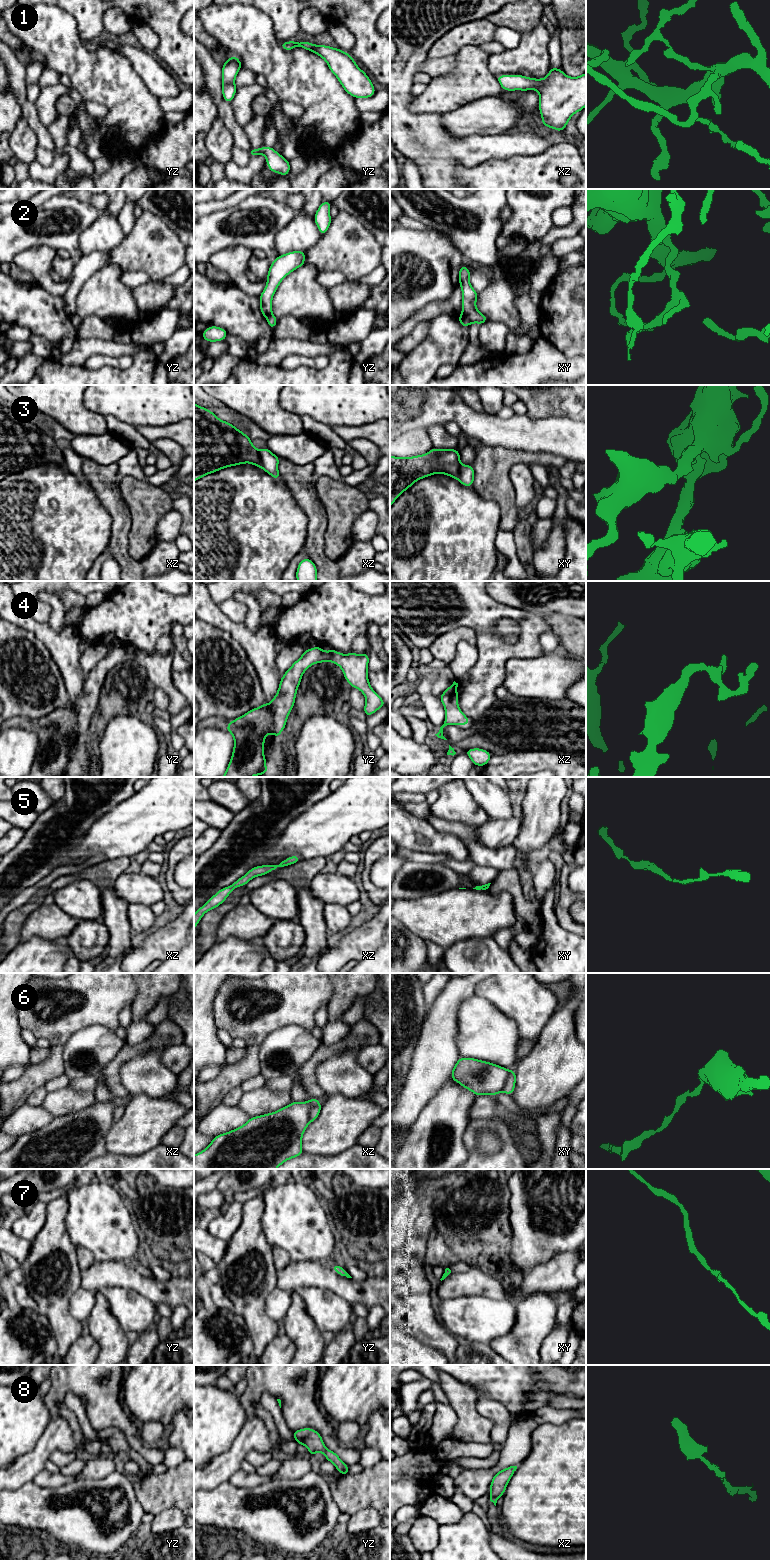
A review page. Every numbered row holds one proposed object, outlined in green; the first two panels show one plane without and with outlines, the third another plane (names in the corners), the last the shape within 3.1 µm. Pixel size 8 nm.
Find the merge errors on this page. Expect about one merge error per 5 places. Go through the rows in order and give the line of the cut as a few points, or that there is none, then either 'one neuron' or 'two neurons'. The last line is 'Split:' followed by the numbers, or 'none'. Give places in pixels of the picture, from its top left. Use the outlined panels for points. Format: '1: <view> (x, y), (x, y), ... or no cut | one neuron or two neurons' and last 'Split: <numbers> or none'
1: no cut | one neuron
2: xy (462, 312), (471, 322) | two neurons
3: xz (258, 450), (262, 467) | two neurons
4: no cut | one neuron
5: no cut | one neuron
6: xz (320, 1105), (314, 1105), (311, 1108), (309, 1121) | two neurons
7: no cut | one neuron
8: no cut | one neuron
Split: 2, 3, 6

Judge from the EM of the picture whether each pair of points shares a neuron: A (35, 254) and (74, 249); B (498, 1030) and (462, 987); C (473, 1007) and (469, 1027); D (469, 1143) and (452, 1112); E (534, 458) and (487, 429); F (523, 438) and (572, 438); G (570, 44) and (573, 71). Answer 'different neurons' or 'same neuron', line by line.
A: different neurons
B: different neurons
C: same neuron
D: different neurons
E: different neurons
F: same neuron
G: same neuron

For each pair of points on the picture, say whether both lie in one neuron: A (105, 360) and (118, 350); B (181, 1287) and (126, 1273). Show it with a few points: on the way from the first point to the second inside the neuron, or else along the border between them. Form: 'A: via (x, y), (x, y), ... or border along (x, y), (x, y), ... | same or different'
A: border along (132, 355), (108, 356), (92, 354), (88, 358) | different
B: via (167, 1287), (146, 1286), (140, 1283) | same

